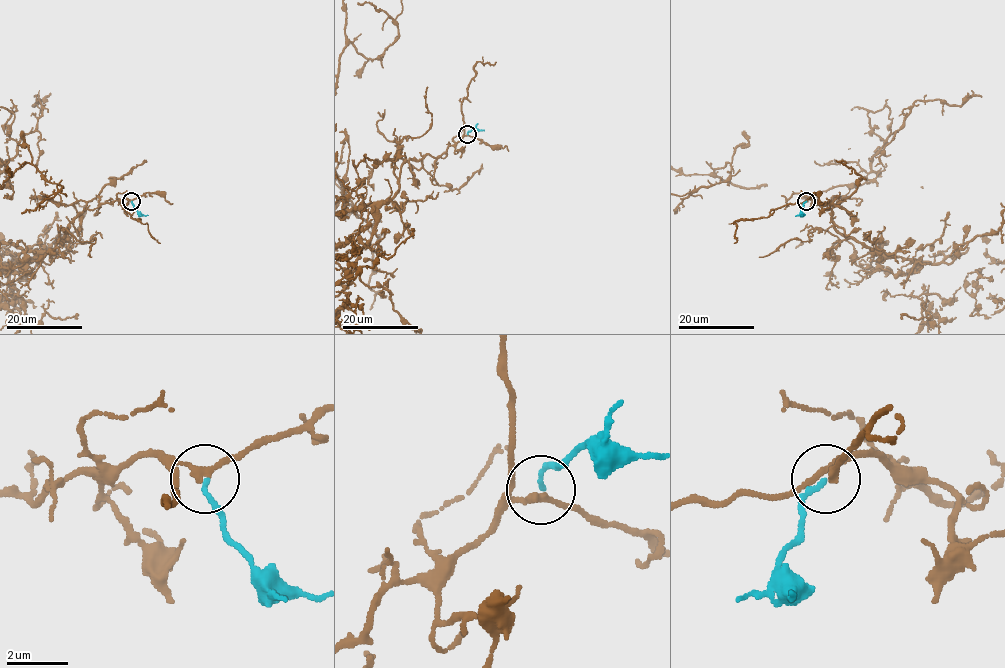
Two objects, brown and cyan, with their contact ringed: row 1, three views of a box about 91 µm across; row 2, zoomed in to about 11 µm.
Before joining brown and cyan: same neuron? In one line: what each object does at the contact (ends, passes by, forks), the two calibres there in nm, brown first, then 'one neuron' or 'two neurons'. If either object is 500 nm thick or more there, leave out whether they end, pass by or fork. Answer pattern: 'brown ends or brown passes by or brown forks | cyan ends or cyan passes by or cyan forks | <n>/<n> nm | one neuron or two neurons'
brown passes by | cyan ends | 200/150 nm | one neuron

